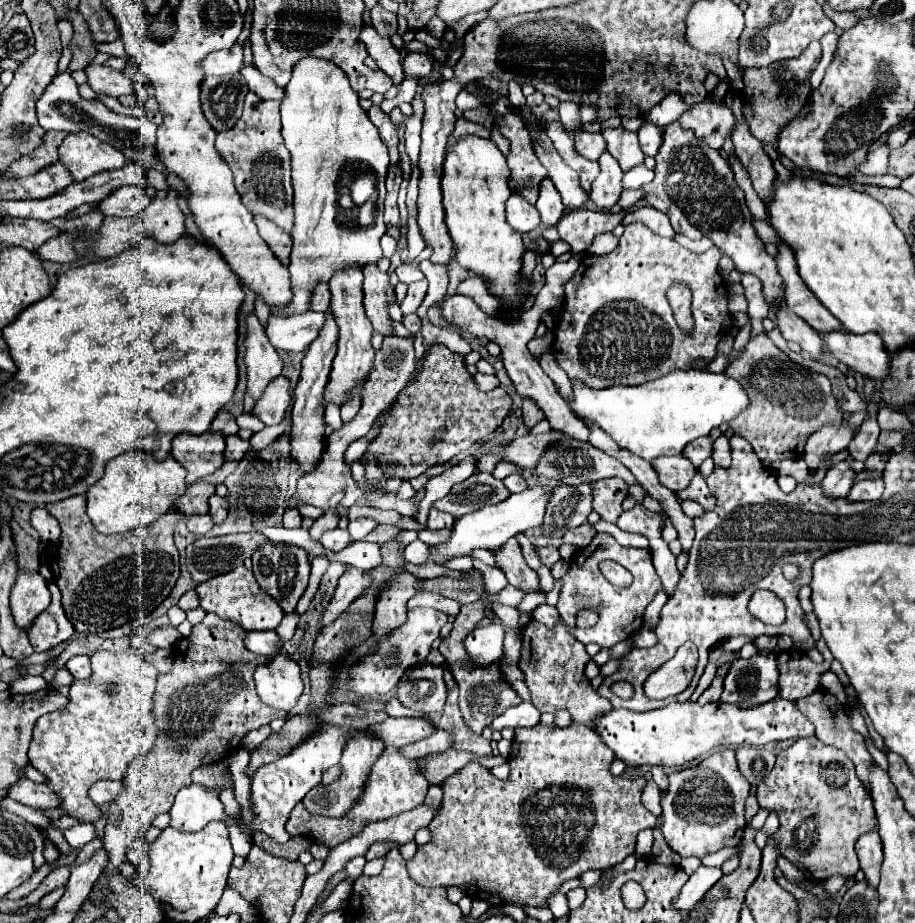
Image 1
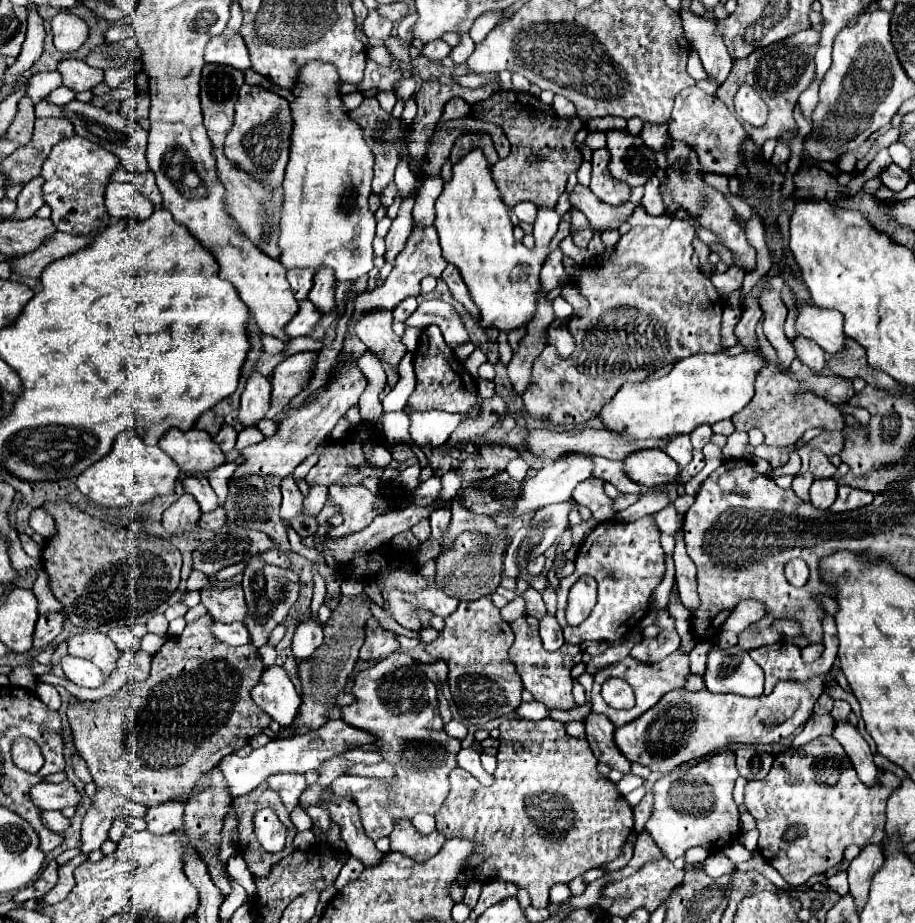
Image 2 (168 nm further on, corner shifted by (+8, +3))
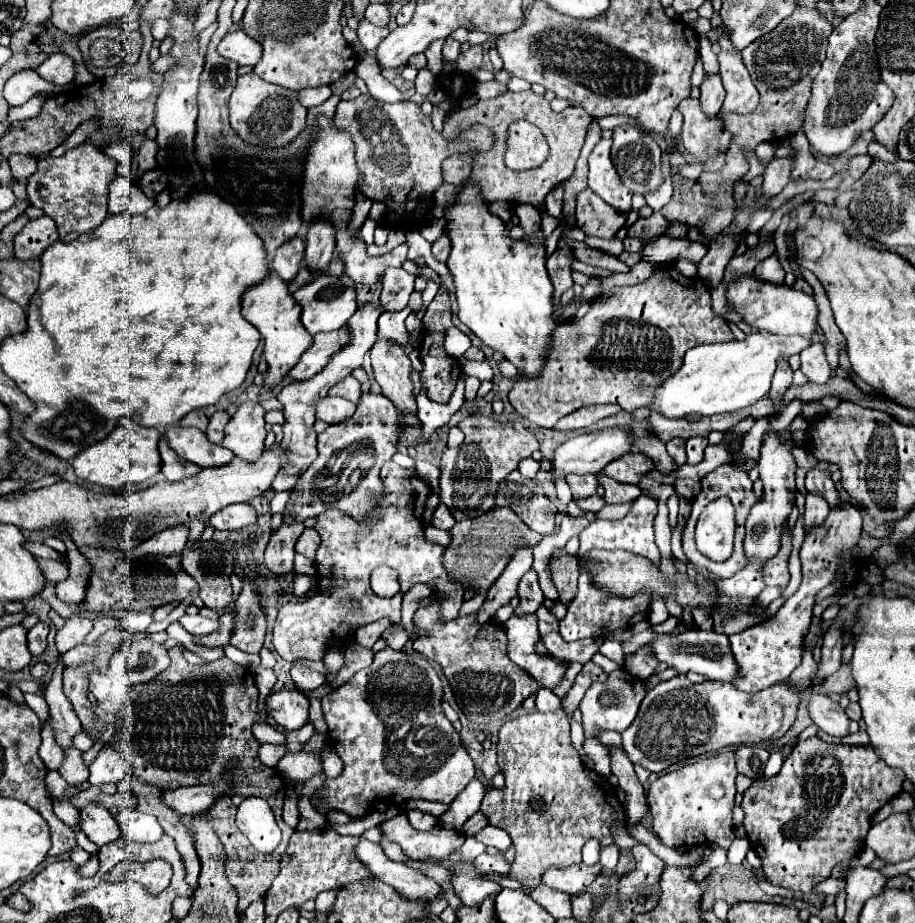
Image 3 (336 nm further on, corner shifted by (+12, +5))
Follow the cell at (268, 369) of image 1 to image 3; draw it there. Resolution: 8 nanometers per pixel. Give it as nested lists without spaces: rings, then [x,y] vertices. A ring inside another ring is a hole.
[[[242,404],[228,426],[224,428],[224,440],[220,446],[232,450],[246,462],[256,462],[264,452],[264,410],[258,404]]]

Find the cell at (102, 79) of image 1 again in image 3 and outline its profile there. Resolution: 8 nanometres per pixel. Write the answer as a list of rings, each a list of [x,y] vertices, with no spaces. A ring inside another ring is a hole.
[[[50,54],[36,70],[44,80],[56,86],[70,84],[74,80],[74,60],[66,54]]]

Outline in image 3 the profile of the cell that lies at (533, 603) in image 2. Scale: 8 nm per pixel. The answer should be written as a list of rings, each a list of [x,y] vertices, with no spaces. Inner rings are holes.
[[[544,606],[538,608],[536,616],[538,616],[538,626],[540,626],[540,636],[546,636],[548,632],[558,630],[558,618],[552,616],[552,612],[548,612]]]

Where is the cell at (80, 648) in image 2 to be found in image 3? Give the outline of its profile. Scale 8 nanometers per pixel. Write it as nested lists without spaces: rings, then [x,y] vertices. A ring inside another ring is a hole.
[[[72,614],[64,620],[64,626],[56,632],[56,648],[60,654],[84,642],[86,634],[92,630],[92,622],[80,614]]]

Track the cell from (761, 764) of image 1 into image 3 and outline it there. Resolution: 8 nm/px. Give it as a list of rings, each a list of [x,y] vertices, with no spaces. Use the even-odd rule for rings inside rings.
[[[740,746],[736,750],[736,766],[738,772],[748,776],[748,778],[760,778],[764,772],[764,766],[768,762],[768,752],[756,746]]]

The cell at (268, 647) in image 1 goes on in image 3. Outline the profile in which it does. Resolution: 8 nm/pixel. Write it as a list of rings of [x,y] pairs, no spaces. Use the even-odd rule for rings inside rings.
[[[184,614],[180,618],[180,624],[190,632],[190,634],[196,634],[196,636],[202,636],[202,634],[210,634],[218,628],[218,622],[214,620],[208,620],[208,618],[202,618],[202,616],[188,616]]]

